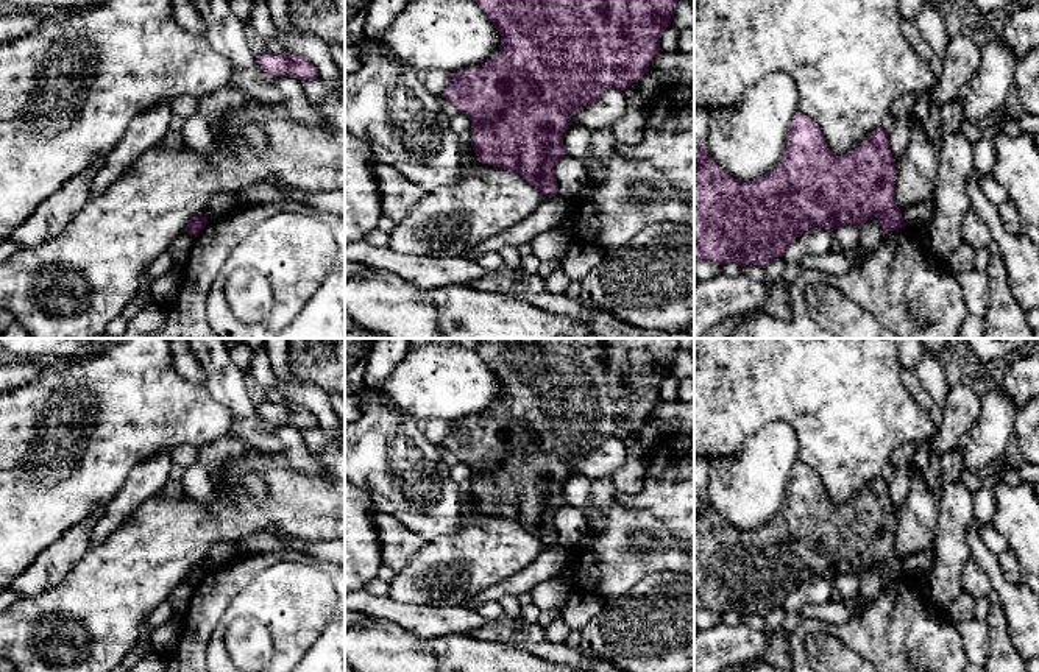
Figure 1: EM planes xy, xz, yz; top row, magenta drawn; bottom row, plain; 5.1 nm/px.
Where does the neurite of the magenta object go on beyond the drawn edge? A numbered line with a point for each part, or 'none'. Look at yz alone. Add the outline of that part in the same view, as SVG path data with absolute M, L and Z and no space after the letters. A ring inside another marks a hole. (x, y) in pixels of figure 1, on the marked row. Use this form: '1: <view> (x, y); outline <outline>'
none

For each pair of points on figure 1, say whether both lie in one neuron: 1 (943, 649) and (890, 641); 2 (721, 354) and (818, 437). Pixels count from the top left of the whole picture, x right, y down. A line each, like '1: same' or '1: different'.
1: same
2: same

